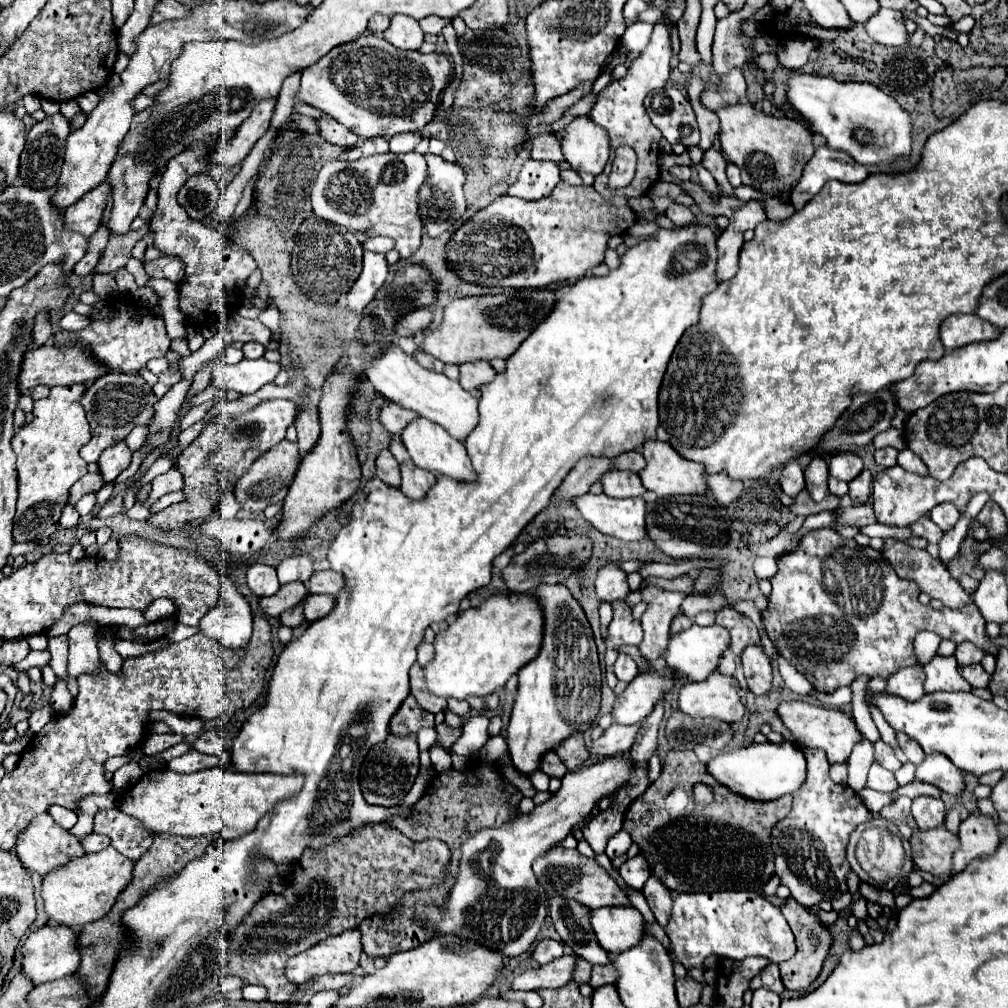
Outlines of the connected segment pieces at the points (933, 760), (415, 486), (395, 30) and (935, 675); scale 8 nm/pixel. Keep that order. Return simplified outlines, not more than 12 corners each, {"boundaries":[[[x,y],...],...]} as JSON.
{"boundaries":[[[926,754],[916,780],[948,794],[964,790],[962,772],[944,754]],[[400,438],[390,452],[400,462],[402,486],[408,498],[424,498],[436,474],[418,468]],[[396,14],[384,38],[402,50],[418,50],[424,32],[412,16]],[[934,656],[924,666],[924,692],[970,690],[954,656]]]}

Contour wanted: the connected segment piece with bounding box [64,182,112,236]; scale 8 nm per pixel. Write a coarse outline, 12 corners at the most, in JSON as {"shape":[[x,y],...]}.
{"shape":[[110,182],[64,210],[64,228],[94,234]]}

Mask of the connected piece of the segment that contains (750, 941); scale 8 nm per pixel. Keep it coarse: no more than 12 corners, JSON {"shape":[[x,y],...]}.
{"shape":[[750,890],[672,894],[686,970],[708,956],[794,956],[780,908]]}

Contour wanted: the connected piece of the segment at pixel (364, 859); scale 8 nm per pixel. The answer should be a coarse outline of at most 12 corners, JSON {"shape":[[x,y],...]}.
{"shape":[[368,824],[306,850],[236,928],[226,974],[298,988],[288,958],[446,874],[442,840]]}

